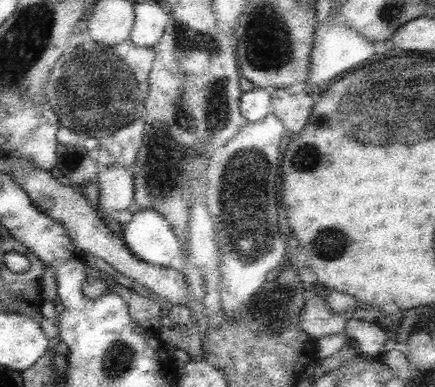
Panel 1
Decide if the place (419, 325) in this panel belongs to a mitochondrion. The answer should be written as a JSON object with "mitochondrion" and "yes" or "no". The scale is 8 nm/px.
{"mitochondrion":"no"}

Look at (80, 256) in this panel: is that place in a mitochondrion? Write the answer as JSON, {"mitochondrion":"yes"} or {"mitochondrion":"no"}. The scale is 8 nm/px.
{"mitochondrion":"no"}

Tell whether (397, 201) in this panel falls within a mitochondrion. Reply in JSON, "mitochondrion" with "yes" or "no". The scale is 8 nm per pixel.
{"mitochondrion":"no"}

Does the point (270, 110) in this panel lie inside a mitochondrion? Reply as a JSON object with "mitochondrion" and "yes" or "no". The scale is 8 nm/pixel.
{"mitochondrion":"no"}

